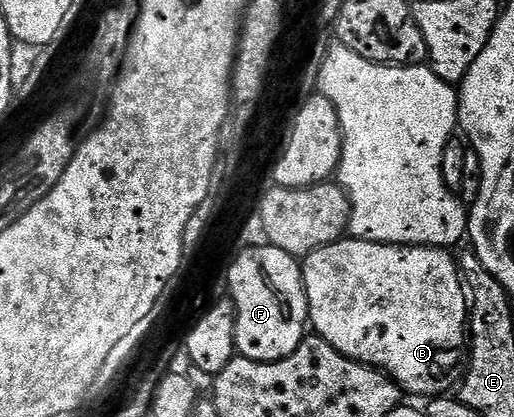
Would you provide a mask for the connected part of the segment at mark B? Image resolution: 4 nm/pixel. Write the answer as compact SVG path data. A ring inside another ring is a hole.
M340 239L331 245L326 245L302 258L303 282L307 292L307 311L309 325L323 340L349 359L359 361L362 365L369 365L372 369L379 369L387 374L404 394L416 393L422 399L434 399L446 394L451 384L454 386L460 380L461 370L465 365L465 354L469 349L469 326L467 314L469 312L469 298L465 292L463 278L459 272L456 258L450 257L448 250L434 245L382 245L376 241L361 241L358 239Z

